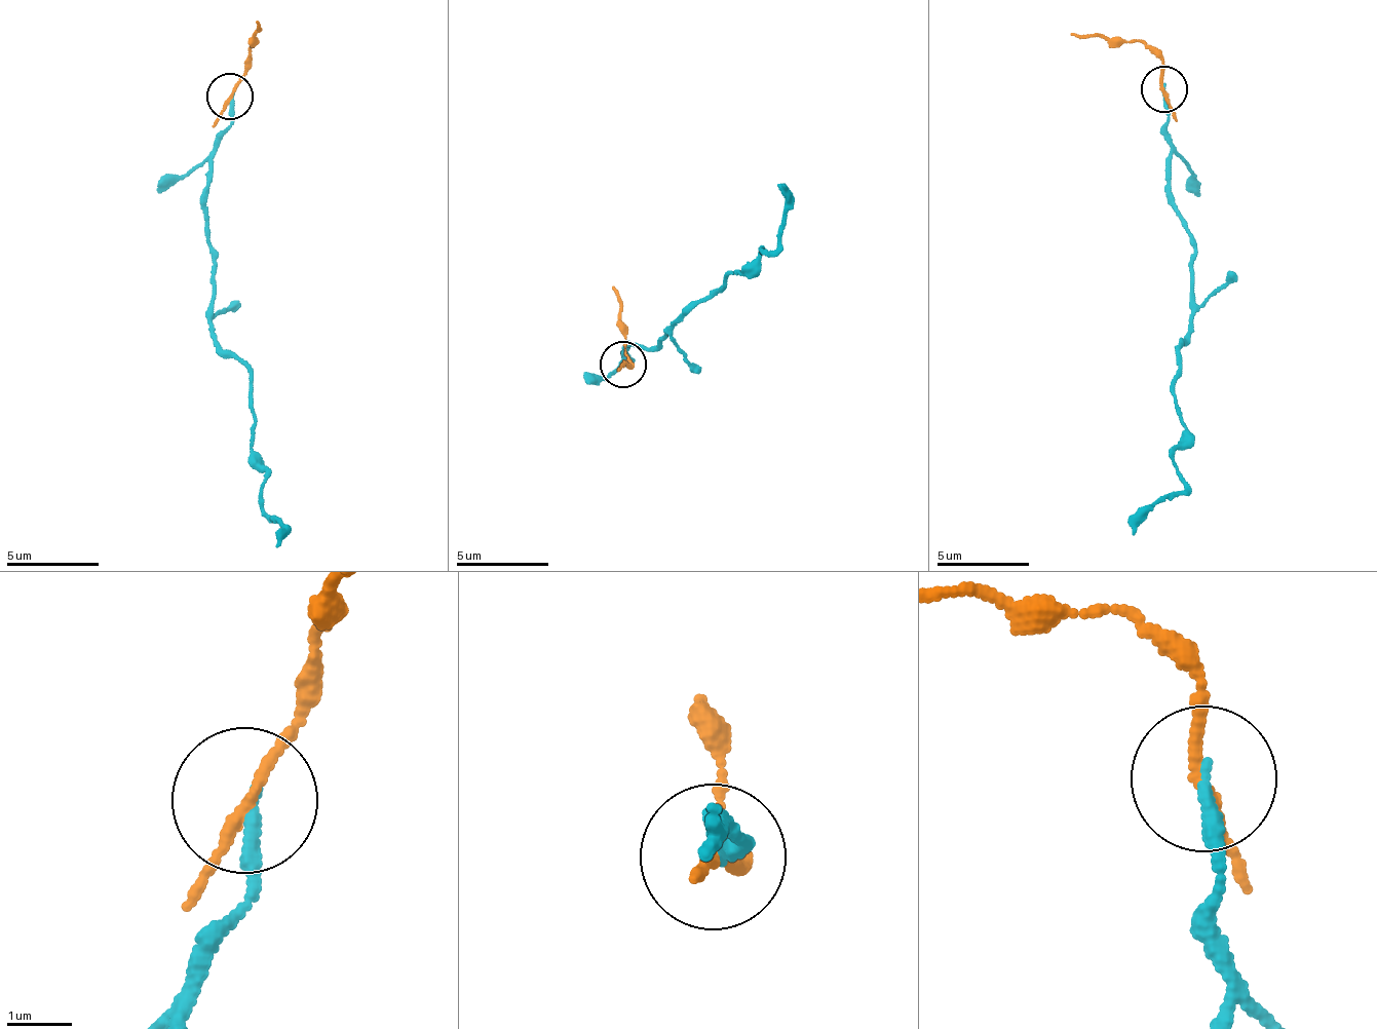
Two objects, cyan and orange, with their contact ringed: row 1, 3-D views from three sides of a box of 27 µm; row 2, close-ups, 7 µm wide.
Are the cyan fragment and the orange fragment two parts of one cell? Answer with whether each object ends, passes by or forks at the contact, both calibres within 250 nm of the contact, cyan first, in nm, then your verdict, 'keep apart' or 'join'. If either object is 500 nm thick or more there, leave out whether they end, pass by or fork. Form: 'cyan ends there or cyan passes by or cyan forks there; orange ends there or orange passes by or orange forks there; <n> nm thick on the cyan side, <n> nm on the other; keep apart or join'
cyan ends there; orange passes by; 220 nm thick on the cyan side, 160 nm on the other; keep apart

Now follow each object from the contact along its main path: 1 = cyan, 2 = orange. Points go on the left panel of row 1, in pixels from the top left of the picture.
1: (230, 98), (204, 196), (214, 340), (252, 374), (250, 464), (262, 474), (264, 512), (280, 523), (277, 546)
2: (230, 98), (247, 68), (253, 45), (262, 28), (256, 21)

